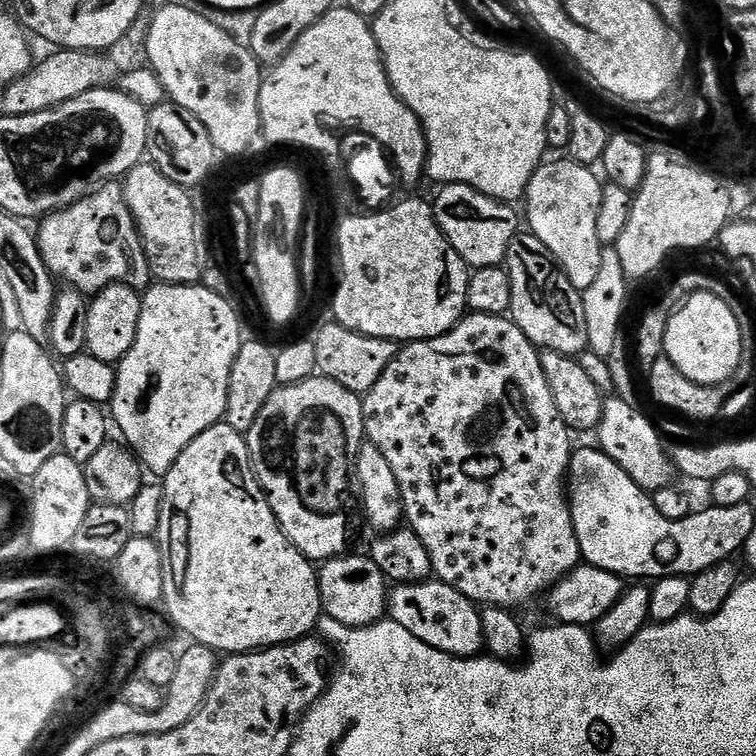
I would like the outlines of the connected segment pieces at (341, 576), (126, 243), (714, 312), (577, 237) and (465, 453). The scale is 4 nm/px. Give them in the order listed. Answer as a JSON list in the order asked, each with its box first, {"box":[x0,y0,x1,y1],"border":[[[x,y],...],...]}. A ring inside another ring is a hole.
[{"box":[318,554,390,626],"border":[[[345,554],[333,560],[323,561],[318,568],[320,582],[320,606],[329,620],[337,620],[349,626],[375,622],[385,615],[390,599],[390,584],[378,570],[371,555]]]},{"box":[38,183,154,294],"border":[[[119,183],[106,184],[78,203],[43,217],[38,224],[38,239],[45,266],[52,271],[57,281],[65,280],[69,289],[95,294],[111,284],[125,284],[137,290],[144,290],[153,283],[154,277],[140,241],[140,231],[136,228],[128,203],[124,201],[124,190]]]},{"box":[662,292,744,386],"border":[[[695,292],[669,315],[662,329],[662,352],[690,382],[706,386],[726,382],[738,370],[744,353],[744,330],[737,309],[714,294]]]},{"box":[526,158,604,294],"border":[[[571,158],[563,159],[541,163],[530,178],[526,193],[526,224],[532,235],[546,246],[548,255],[556,261],[566,278],[570,278],[570,286],[583,294],[602,270],[604,248],[598,238],[598,206],[602,206],[604,189],[601,177],[596,177],[589,165],[577,164]]]},{"box":[363,315,582,610],"border":[[[465,315],[460,323],[454,325],[446,334],[429,340],[413,340],[405,343],[400,352],[386,366],[386,374],[374,382],[369,392],[363,393],[364,434],[367,443],[378,446],[386,462],[390,462],[390,470],[394,470],[394,478],[398,478],[398,486],[402,490],[404,515],[407,527],[422,538],[422,546],[426,546],[426,554],[430,554],[432,571],[435,579],[446,586],[454,586],[458,594],[477,606],[493,608],[511,608],[521,610],[531,600],[536,600],[557,584],[563,576],[580,567],[582,557],[578,546],[578,534],[574,534],[572,506],[566,495],[566,477],[568,463],[572,461],[574,451],[573,433],[562,422],[562,414],[558,414],[558,406],[554,406],[554,394],[550,394],[550,386],[546,382],[546,374],[542,374],[540,352],[535,344],[531,344],[518,330],[518,326],[507,315],[482,316]]]}]

